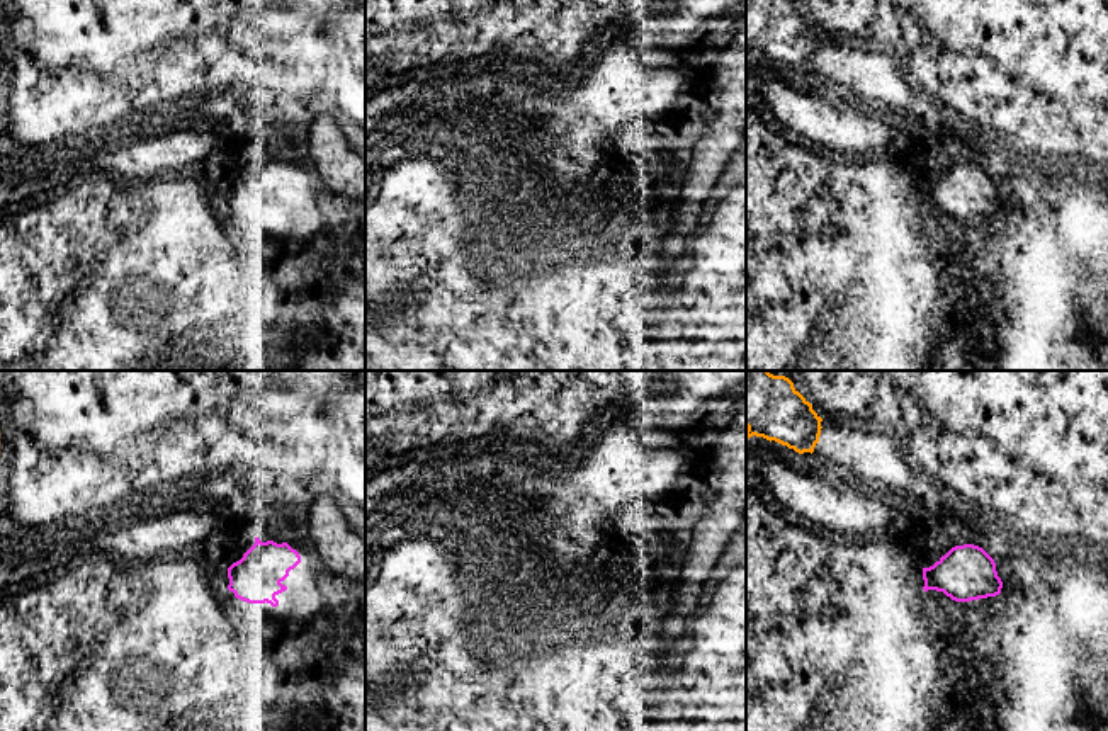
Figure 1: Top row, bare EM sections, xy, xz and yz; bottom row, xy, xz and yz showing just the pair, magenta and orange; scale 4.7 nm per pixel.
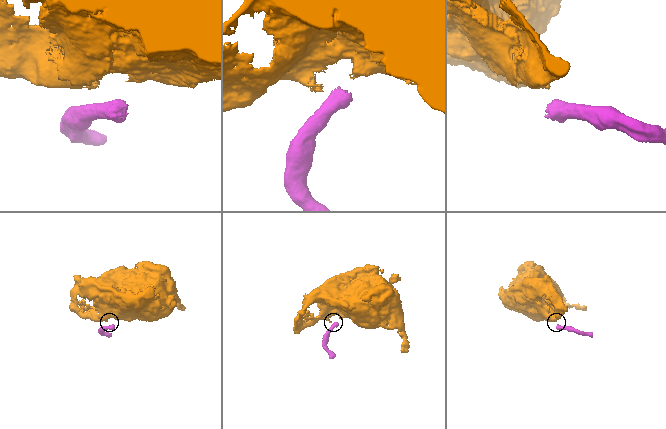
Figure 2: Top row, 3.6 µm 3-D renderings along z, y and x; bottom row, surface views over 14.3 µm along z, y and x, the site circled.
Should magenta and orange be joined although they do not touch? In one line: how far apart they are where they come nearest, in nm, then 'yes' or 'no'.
750 nm apart; no

